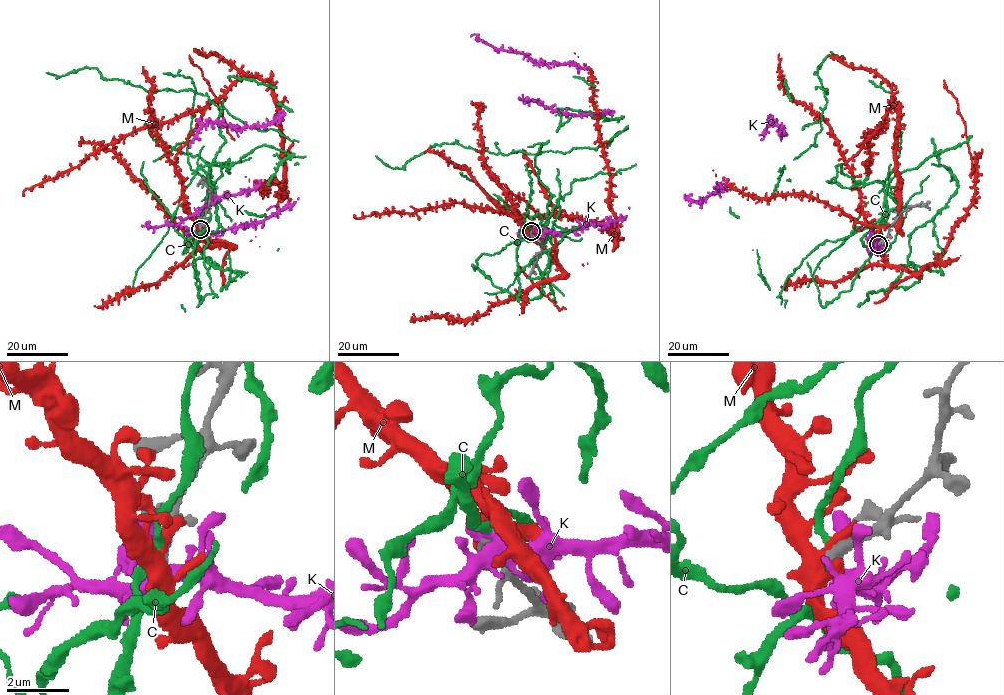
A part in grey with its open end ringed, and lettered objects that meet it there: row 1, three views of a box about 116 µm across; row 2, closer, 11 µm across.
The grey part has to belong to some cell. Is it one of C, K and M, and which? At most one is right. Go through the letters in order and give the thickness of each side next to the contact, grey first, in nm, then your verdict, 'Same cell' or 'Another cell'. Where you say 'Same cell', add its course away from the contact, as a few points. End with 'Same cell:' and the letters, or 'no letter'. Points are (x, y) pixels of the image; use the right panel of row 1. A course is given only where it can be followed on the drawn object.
C: Thickness 360 nm (grey) against 260 nm. Another cell
K: Thickness 400 nm (grey) against 460 nm. Another cell
M: Thickness 400 nm (grey) against 360 nm. Another cell
Same cell: no letter

